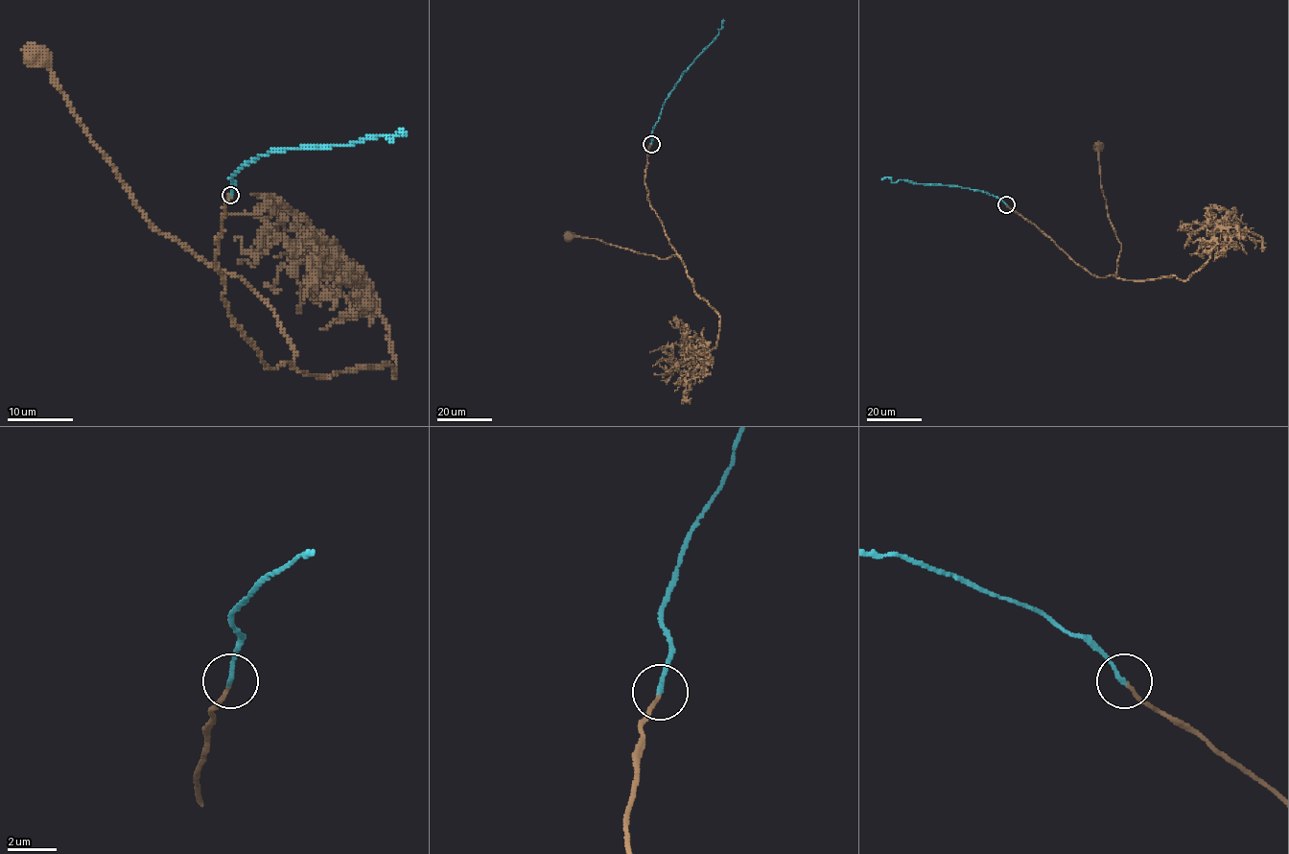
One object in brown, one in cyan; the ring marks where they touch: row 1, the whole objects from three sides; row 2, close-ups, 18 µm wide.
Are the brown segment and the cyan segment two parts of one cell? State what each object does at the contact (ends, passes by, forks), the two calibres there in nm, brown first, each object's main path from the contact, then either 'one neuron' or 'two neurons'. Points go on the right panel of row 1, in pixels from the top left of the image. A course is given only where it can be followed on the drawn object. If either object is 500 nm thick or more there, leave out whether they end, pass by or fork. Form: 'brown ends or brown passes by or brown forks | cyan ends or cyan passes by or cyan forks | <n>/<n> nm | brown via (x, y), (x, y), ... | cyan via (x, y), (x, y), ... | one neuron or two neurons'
brown ends | cyan ends | 130/170 nm | brown via (1006, 204), (1049, 236), (1082, 267), (1098, 277), (1115, 274), (1121, 245), (1108, 216), (1101, 184), (1099, 147) | cyan via (1006, 204), (980, 190), (916, 184), (903, 179), (893, 182), (889, 177), (882, 179) | one neuron

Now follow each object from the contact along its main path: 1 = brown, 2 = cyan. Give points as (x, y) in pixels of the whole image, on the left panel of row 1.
1: (231, 195), (216, 252), (222, 300), (275, 367), (293, 361), (277, 315), (239, 277), (149, 222), (38, 57)
2: (231, 195), (231, 177), (264, 154), (347, 146), (375, 136), (386, 136), (392, 143), (400, 130), (407, 134)

